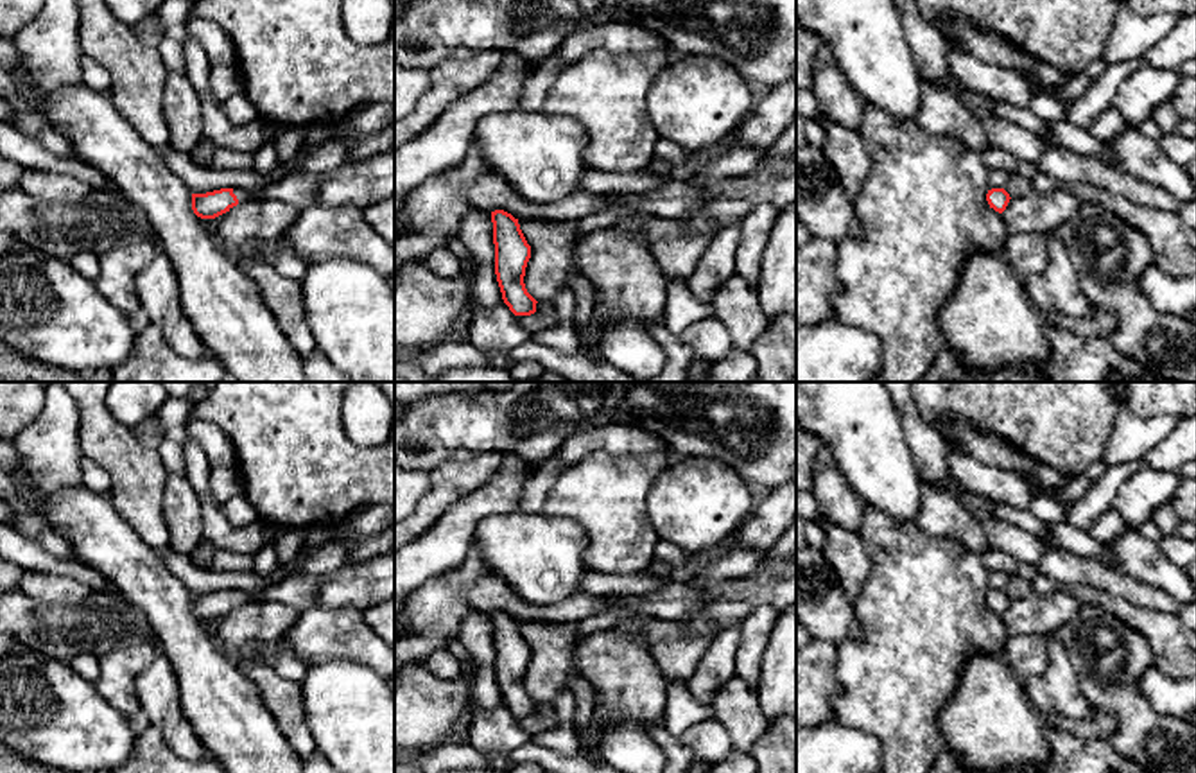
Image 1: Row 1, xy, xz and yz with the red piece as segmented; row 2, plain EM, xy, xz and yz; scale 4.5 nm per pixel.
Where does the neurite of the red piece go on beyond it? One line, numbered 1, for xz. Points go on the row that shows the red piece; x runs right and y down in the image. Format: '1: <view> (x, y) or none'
1: none

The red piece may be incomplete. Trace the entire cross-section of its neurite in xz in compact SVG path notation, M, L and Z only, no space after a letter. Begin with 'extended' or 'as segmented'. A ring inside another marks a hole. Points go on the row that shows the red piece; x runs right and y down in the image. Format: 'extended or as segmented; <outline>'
as segmented; M504 210L491 212L495 274L504 303L515 316L531 316L536 312L536 300L527 292L524 276L531 258L518 219Z

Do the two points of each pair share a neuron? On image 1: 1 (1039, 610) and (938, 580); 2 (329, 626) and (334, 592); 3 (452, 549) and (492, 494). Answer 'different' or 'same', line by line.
1: different
2: different
3: same

